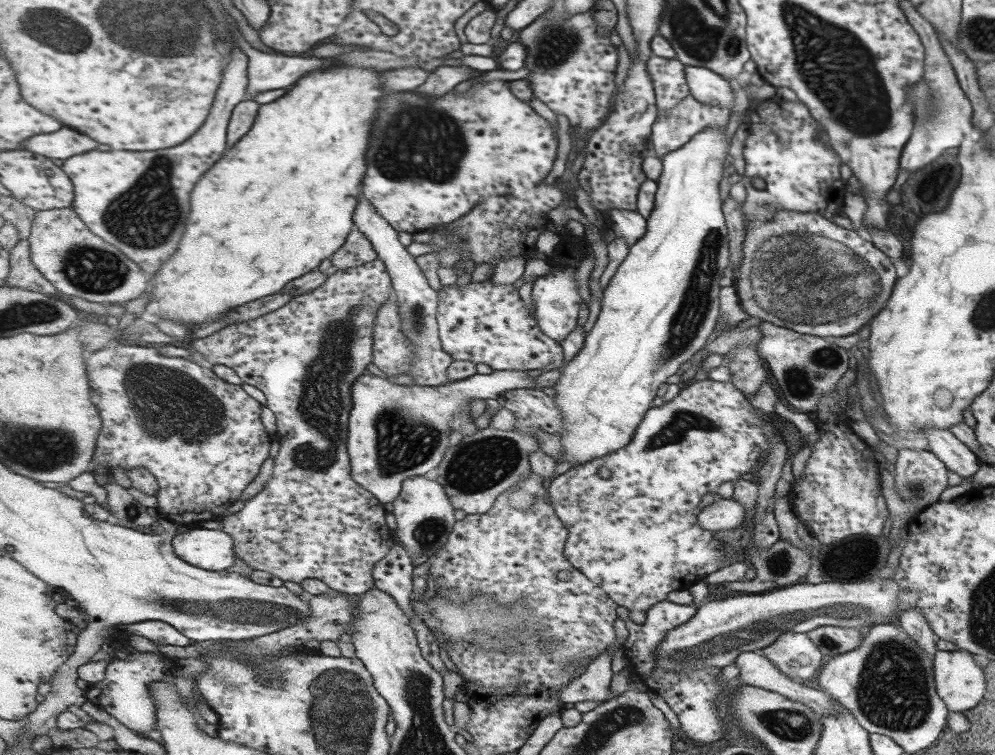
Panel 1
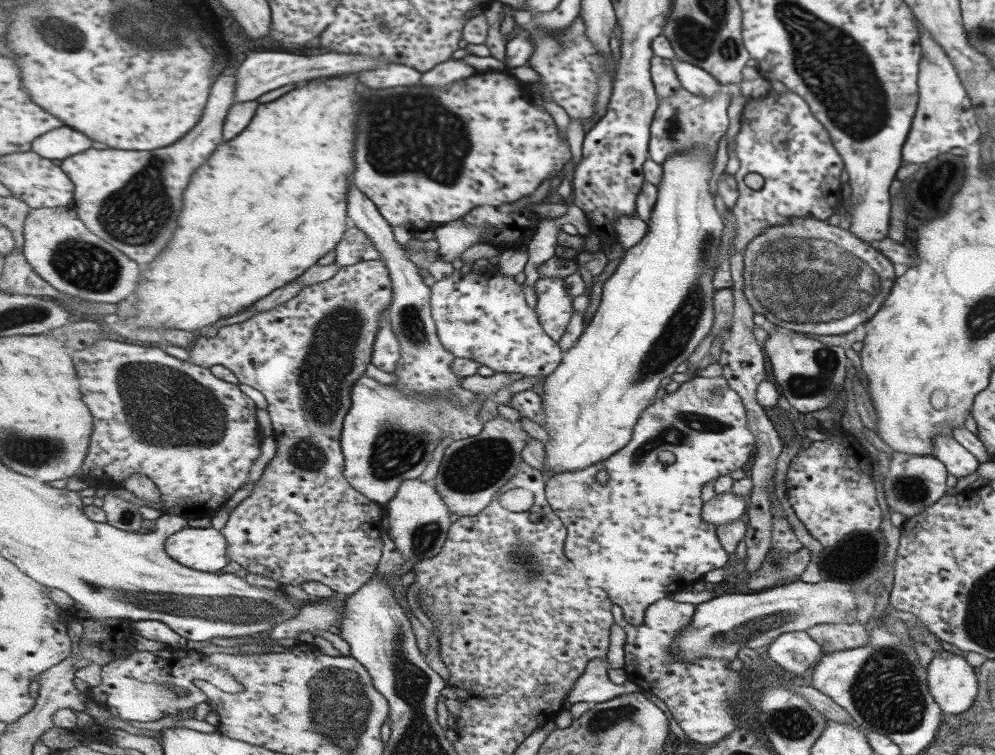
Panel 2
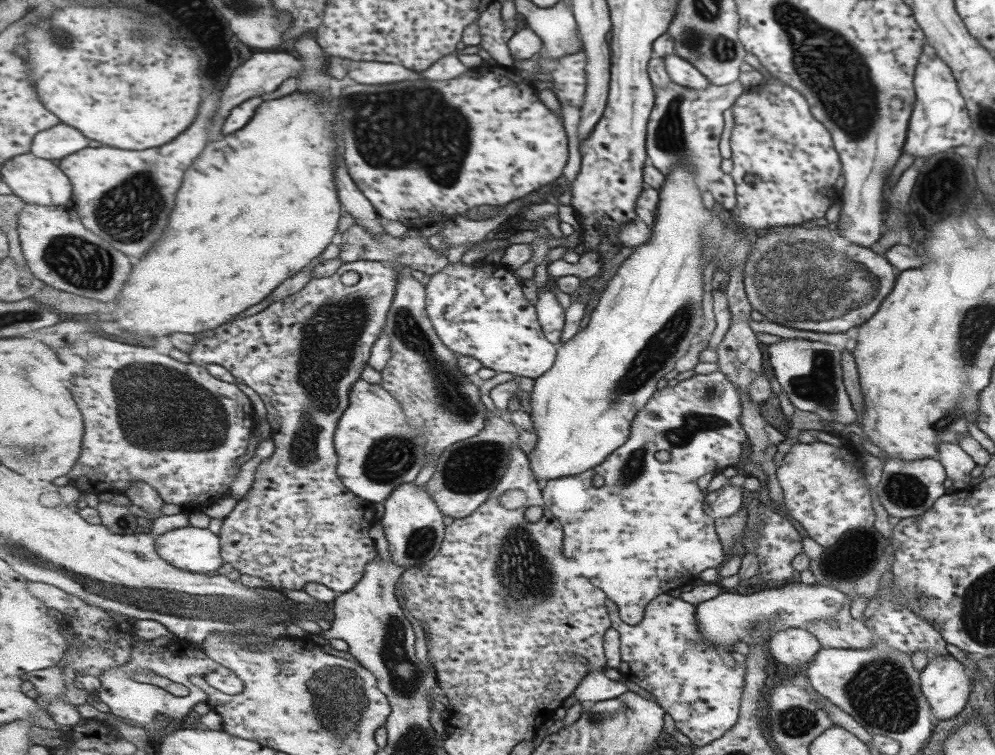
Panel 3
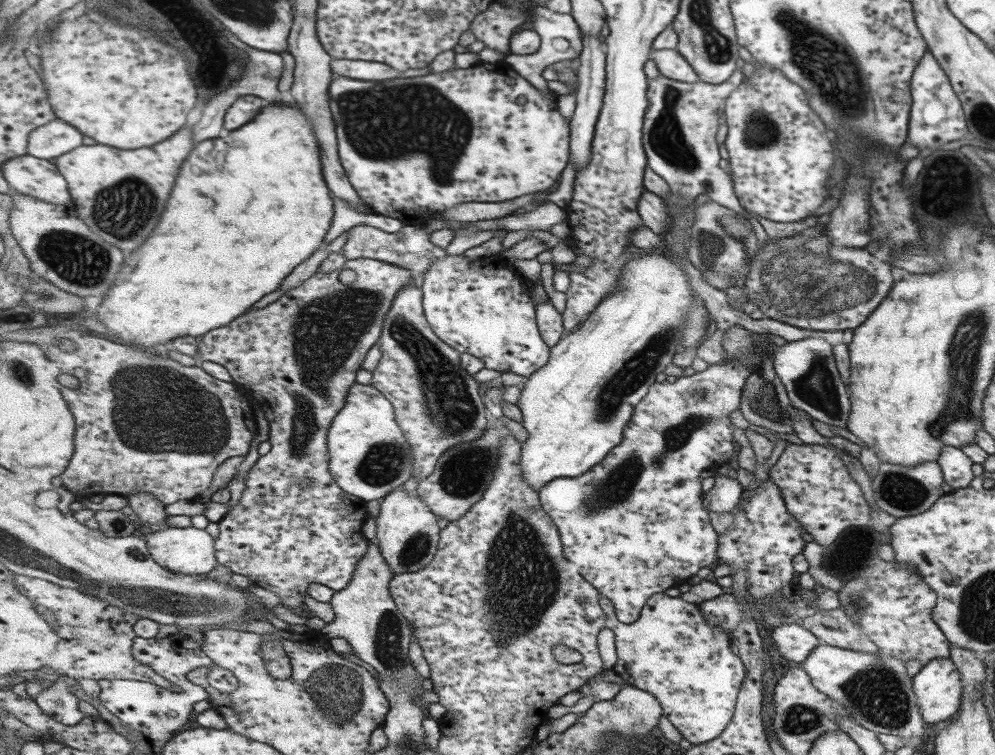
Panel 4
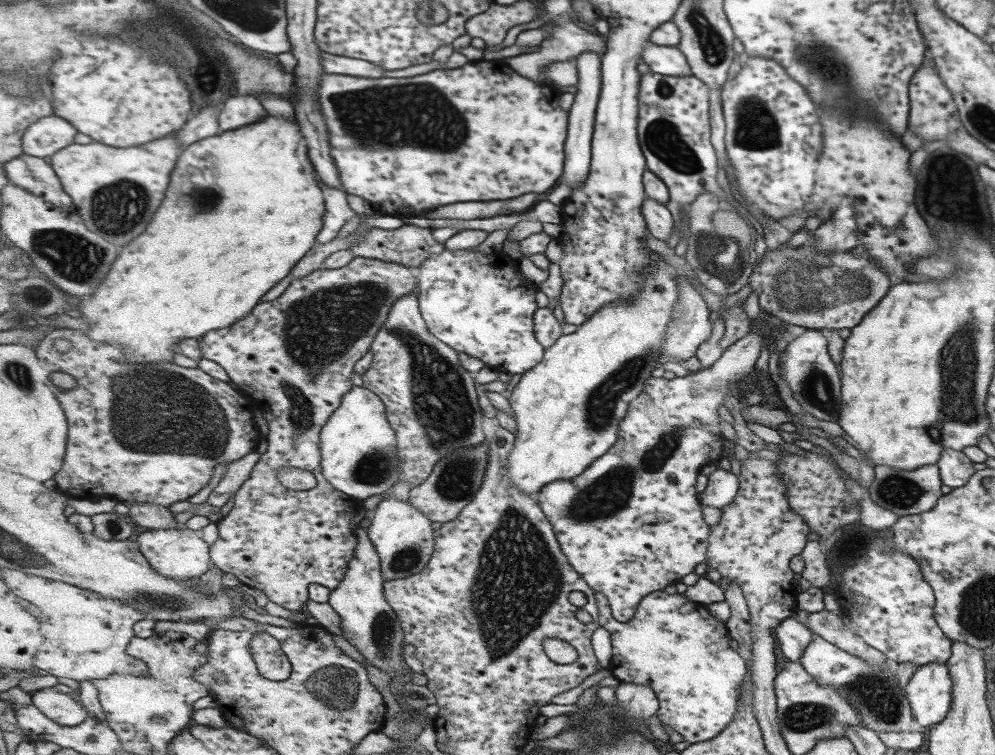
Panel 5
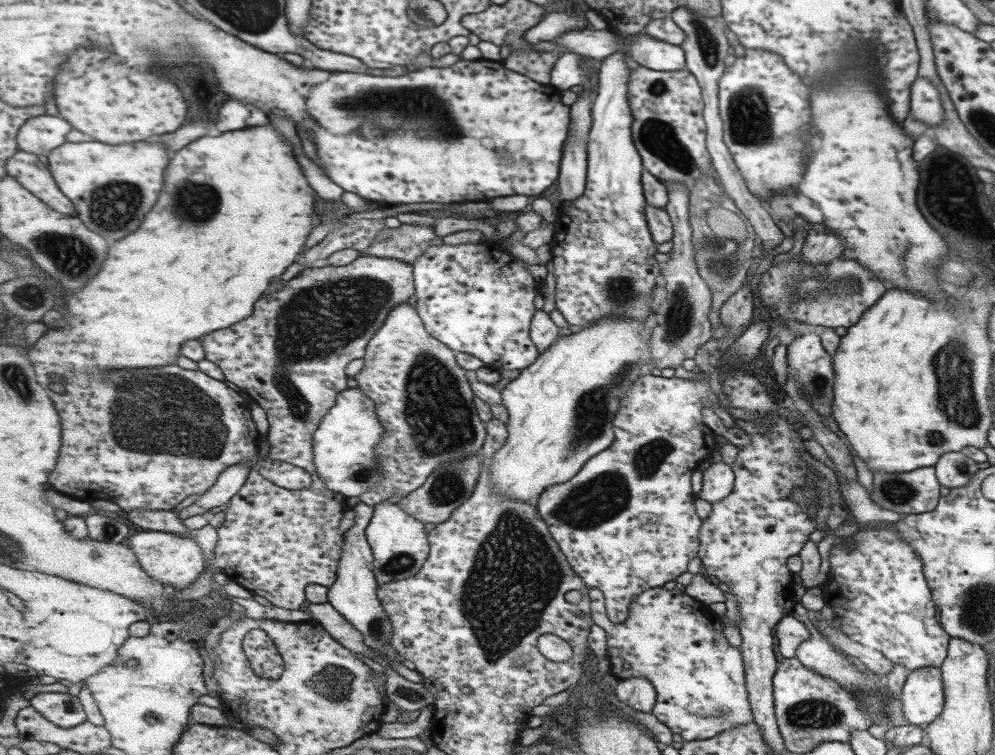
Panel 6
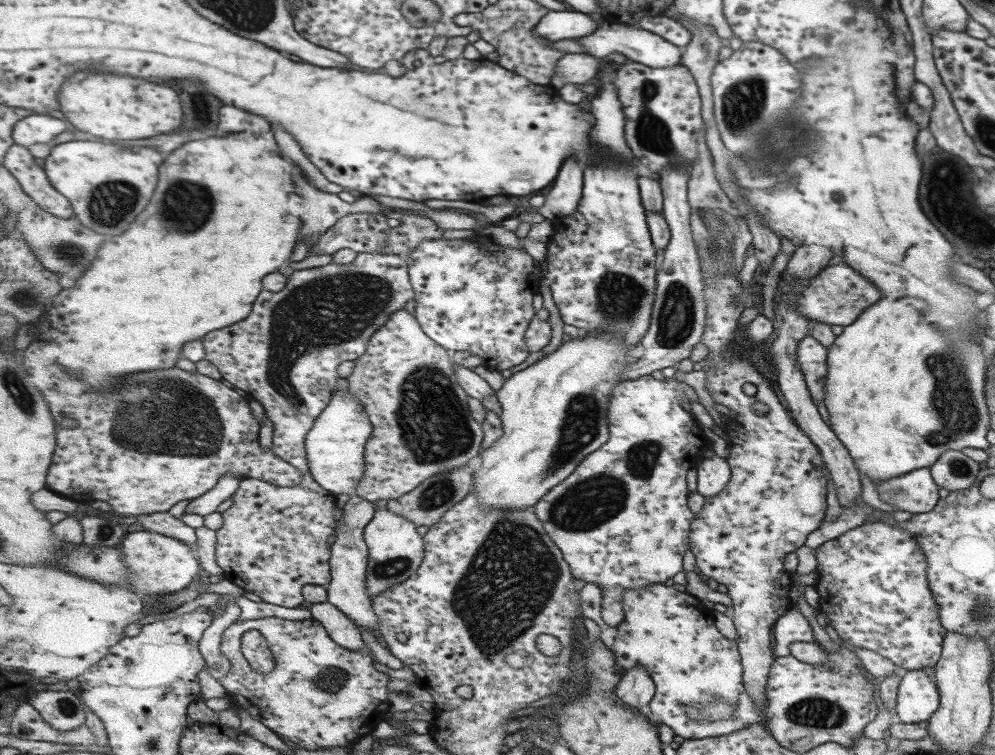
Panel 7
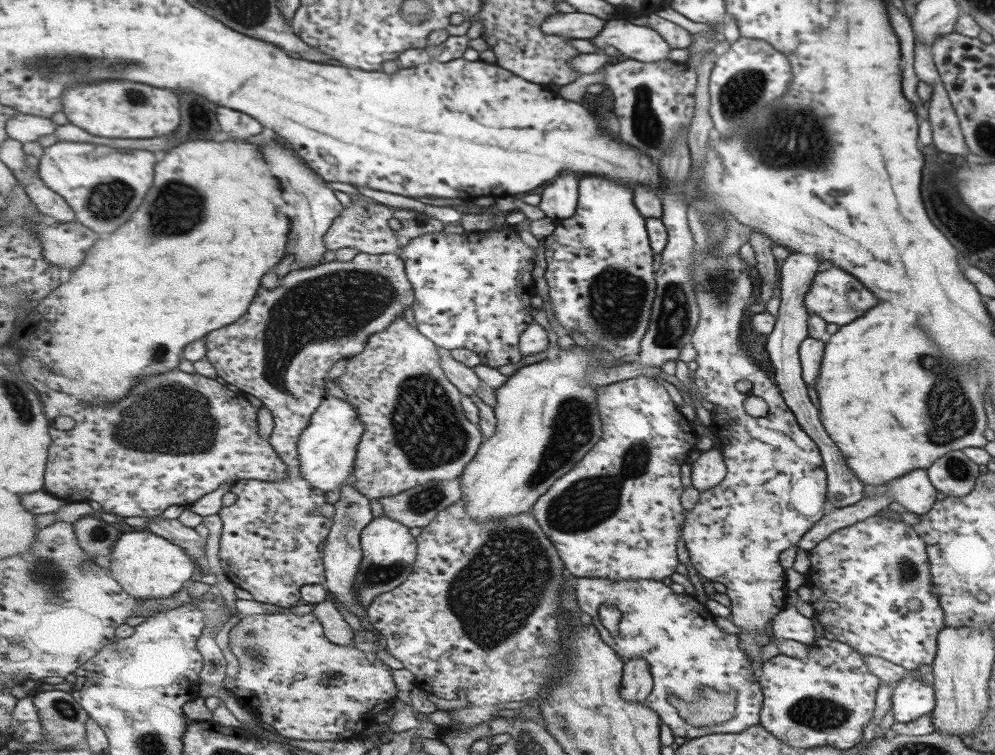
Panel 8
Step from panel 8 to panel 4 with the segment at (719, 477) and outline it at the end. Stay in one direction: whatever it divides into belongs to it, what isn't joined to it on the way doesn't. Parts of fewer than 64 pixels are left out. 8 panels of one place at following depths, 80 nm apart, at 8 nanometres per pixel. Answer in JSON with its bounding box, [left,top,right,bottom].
[703,472,743,512]

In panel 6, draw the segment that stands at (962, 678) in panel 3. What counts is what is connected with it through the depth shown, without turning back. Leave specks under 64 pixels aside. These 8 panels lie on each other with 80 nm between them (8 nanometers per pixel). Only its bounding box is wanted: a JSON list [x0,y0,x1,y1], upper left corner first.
[899,667,943,726]

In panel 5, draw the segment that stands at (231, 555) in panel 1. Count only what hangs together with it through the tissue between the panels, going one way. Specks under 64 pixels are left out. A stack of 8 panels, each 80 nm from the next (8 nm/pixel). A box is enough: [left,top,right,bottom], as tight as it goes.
[138,529,213,582]

